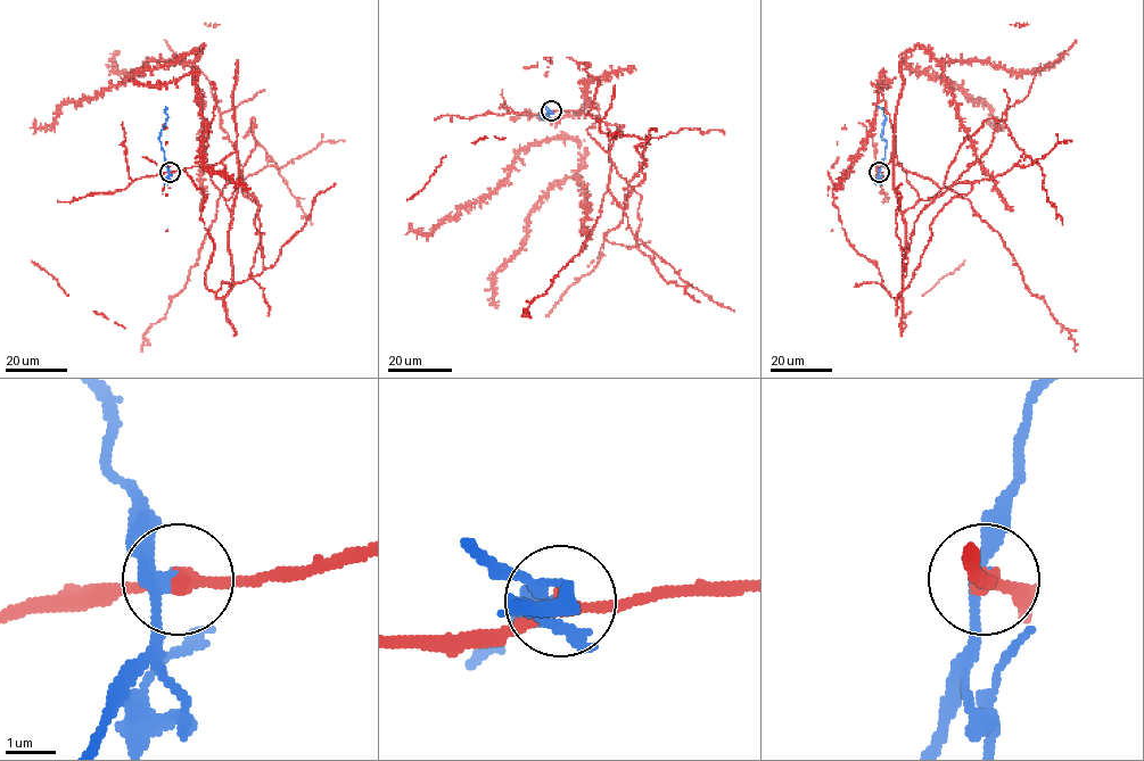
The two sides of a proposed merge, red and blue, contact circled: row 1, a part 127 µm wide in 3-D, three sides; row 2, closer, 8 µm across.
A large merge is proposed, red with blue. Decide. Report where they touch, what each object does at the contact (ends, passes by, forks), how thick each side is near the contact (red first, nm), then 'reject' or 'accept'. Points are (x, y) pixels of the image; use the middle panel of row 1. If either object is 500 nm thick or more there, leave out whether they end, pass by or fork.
place (551, 110); red passes by; blue passes by; calibres 260 and 260 nm; reject

